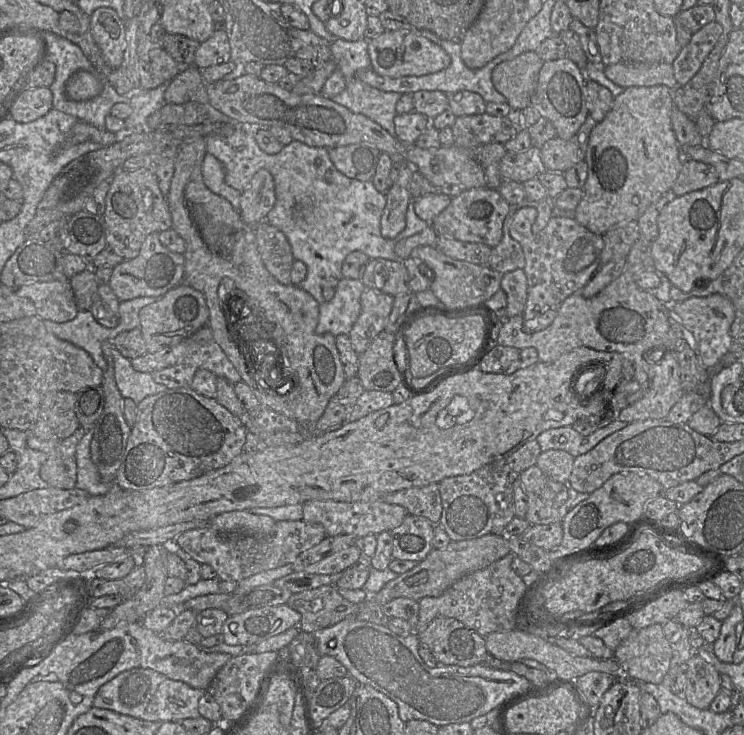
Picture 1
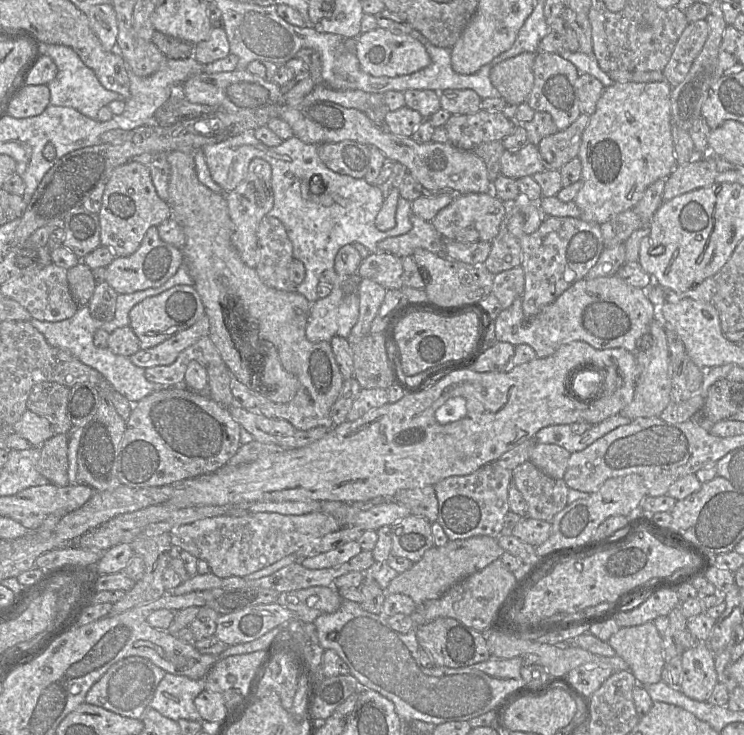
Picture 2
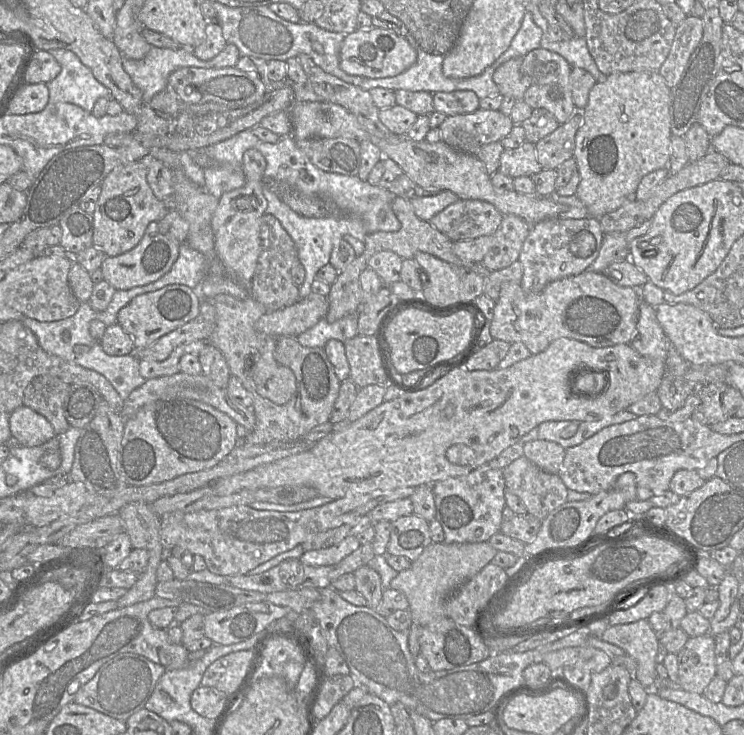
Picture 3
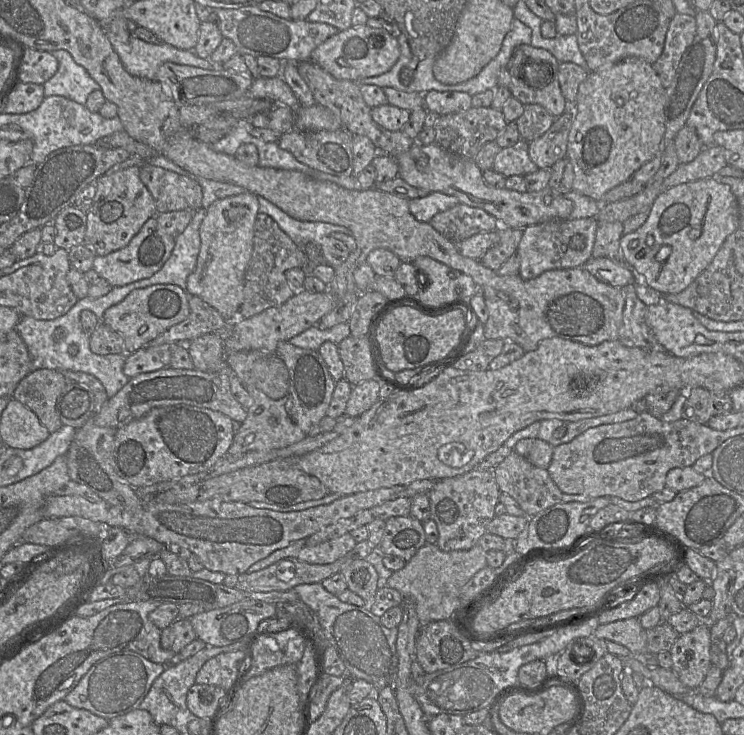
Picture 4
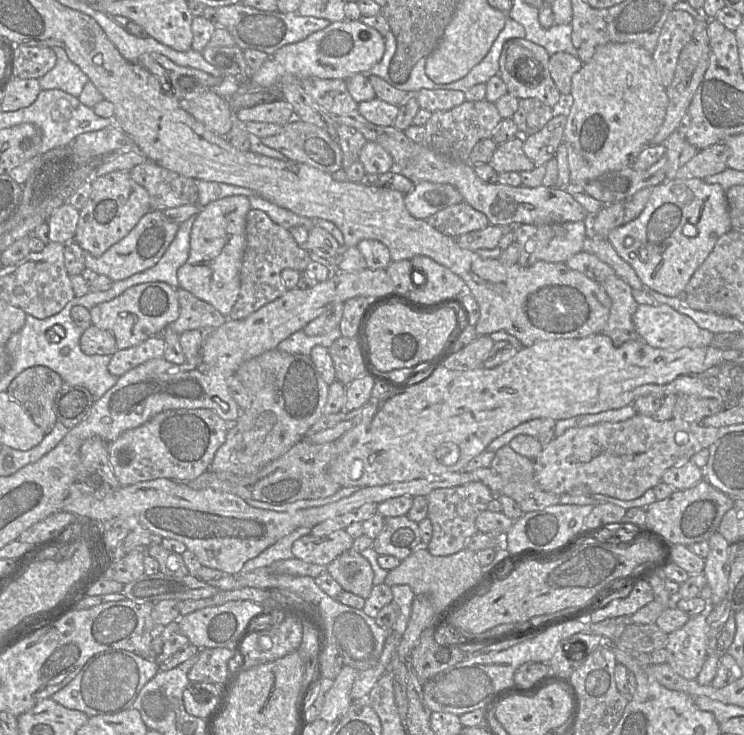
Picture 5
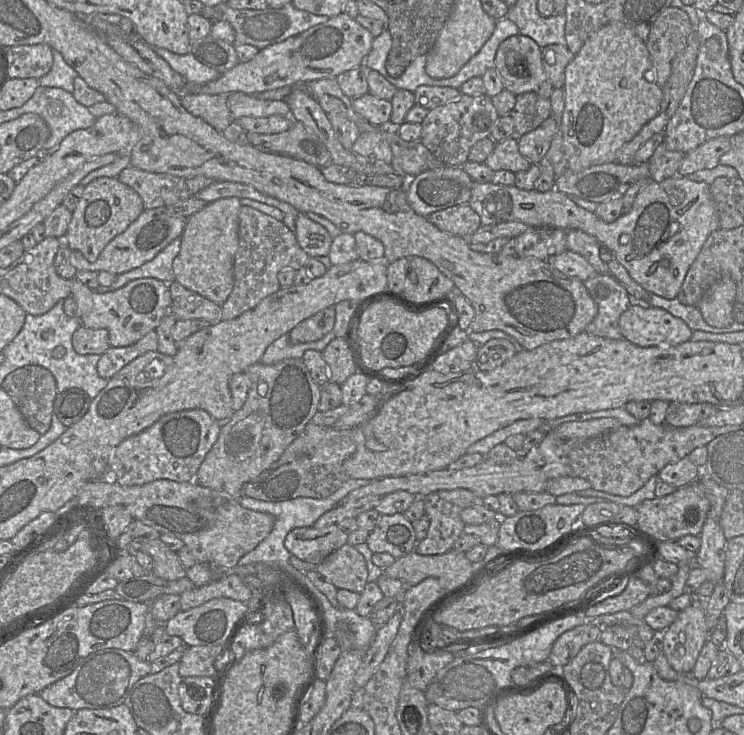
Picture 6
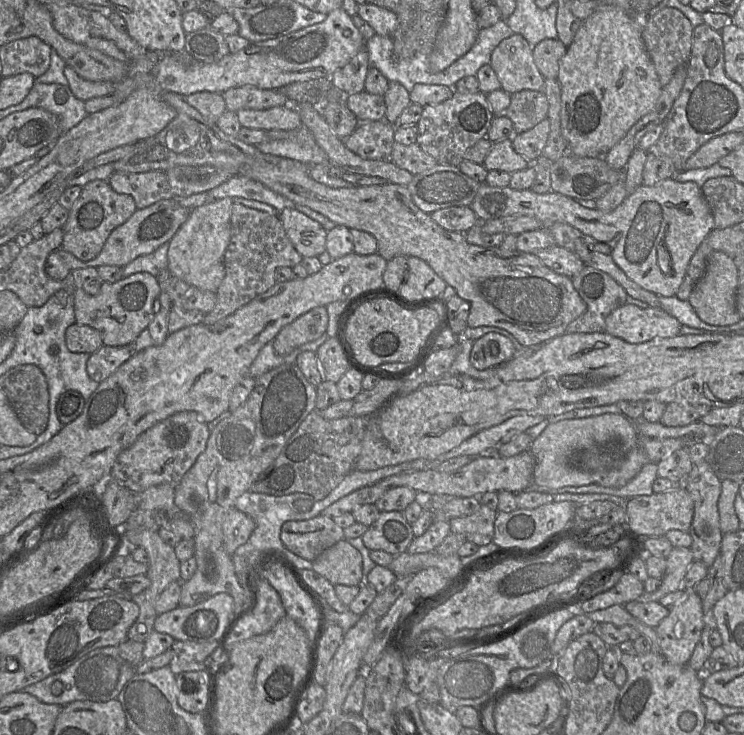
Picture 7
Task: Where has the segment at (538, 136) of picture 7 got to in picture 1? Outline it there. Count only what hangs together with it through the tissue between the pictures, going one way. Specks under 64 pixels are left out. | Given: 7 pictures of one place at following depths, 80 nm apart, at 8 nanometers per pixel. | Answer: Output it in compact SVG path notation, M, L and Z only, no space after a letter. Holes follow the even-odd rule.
M588 115L571 139L563 140L557 136L546 141L540 150L547 171L564 173L578 162L583 161L591 131L597 123Z

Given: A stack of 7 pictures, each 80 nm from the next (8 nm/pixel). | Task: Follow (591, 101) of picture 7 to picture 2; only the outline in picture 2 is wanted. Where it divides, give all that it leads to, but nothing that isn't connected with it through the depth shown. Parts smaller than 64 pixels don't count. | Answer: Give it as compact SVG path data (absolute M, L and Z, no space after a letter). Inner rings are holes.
M667 81L658 82L626 82L626 83L613 83L611 86L605 87L599 98L596 109L593 114L590 115L589 123L585 128L581 146L578 154L578 158L582 163L582 187L576 195L574 201L580 210L580 219L586 222L602 223L608 221L616 214L624 212L629 209L633 209L638 201L642 198L646 188L654 183L658 179L666 179L676 166L673 141L671 136L671 101L670 93L671 86Z

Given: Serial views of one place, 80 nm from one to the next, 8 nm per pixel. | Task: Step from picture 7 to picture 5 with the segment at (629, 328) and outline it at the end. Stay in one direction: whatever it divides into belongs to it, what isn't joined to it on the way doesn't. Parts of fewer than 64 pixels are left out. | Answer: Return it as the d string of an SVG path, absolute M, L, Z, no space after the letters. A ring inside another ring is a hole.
M639 304L632 322L642 341L666 350L711 346L715 336L666 304Z

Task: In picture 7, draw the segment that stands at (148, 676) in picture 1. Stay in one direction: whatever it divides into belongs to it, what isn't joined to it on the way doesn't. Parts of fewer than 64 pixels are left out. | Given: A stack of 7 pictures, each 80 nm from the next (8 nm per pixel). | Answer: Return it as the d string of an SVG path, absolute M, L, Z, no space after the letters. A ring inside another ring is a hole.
M106 646L88 652L63 671L25 687L22 692L35 696L43 703L62 707L80 700L107 702L117 699L122 688L135 674L134 666L120 656L118 646Z

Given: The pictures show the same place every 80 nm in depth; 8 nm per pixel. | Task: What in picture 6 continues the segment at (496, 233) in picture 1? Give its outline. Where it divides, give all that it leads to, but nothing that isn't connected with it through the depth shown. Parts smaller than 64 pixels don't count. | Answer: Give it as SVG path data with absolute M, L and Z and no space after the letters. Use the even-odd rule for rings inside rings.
M459 204L426 217L438 229L457 236L469 236L481 225L480 216L468 205Z

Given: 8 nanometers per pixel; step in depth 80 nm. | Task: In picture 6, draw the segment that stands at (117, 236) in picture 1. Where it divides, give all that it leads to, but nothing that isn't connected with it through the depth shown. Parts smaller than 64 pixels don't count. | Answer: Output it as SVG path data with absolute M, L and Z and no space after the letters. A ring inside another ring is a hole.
M99 177L85 186L83 194L72 211L64 243L71 251L80 252L83 257L95 261L105 246L144 211L140 195L117 177Z

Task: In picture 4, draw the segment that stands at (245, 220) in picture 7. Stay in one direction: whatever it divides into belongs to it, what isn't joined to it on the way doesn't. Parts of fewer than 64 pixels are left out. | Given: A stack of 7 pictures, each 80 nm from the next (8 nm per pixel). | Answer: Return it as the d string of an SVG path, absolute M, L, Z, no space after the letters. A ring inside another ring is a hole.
M259 212L254 223L253 250L244 278L244 297L239 317L248 318L262 311L280 306L295 293L285 272L306 266L308 257L269 215Z

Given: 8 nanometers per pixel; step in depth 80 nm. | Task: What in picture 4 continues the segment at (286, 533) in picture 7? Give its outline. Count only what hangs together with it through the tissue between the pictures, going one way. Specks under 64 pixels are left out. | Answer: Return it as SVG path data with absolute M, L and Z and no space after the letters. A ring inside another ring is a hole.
M350 533L315 546L304 546L297 559L309 564L330 564L351 551L357 542Z

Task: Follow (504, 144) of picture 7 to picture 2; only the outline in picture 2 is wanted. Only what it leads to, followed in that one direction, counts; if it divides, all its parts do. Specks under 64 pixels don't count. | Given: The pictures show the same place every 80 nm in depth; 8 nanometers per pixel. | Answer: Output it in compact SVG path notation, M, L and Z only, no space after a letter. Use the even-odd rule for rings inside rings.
M530 142L519 150L506 150L501 156L501 174L519 179L545 170L537 145Z

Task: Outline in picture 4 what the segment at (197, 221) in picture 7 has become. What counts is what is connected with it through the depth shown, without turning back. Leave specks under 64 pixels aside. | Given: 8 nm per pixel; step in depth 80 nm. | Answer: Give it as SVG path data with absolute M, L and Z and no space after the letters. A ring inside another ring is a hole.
M246 192L212 203L199 228L200 250L186 292L202 299L225 319L238 315L244 297L244 278L253 250L254 223L259 213L257 195Z

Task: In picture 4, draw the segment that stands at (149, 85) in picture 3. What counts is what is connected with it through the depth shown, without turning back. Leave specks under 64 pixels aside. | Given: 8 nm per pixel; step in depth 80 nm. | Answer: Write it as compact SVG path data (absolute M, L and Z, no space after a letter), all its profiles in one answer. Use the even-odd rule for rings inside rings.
M107 31L107 37L124 68L130 74L140 78L157 80L157 70L165 62L207 70L222 70L221 65L213 63L210 58L200 58L192 50L178 49L164 42L162 44L148 43L133 33L127 42L119 40L109 31Z

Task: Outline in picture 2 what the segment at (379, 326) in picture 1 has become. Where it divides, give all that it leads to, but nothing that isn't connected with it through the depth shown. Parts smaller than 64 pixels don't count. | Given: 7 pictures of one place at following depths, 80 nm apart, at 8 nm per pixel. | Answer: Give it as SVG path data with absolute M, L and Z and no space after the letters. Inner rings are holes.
M362 278L358 285L359 316L347 338L350 343L370 334L371 324L384 300L387 289L375 281Z

